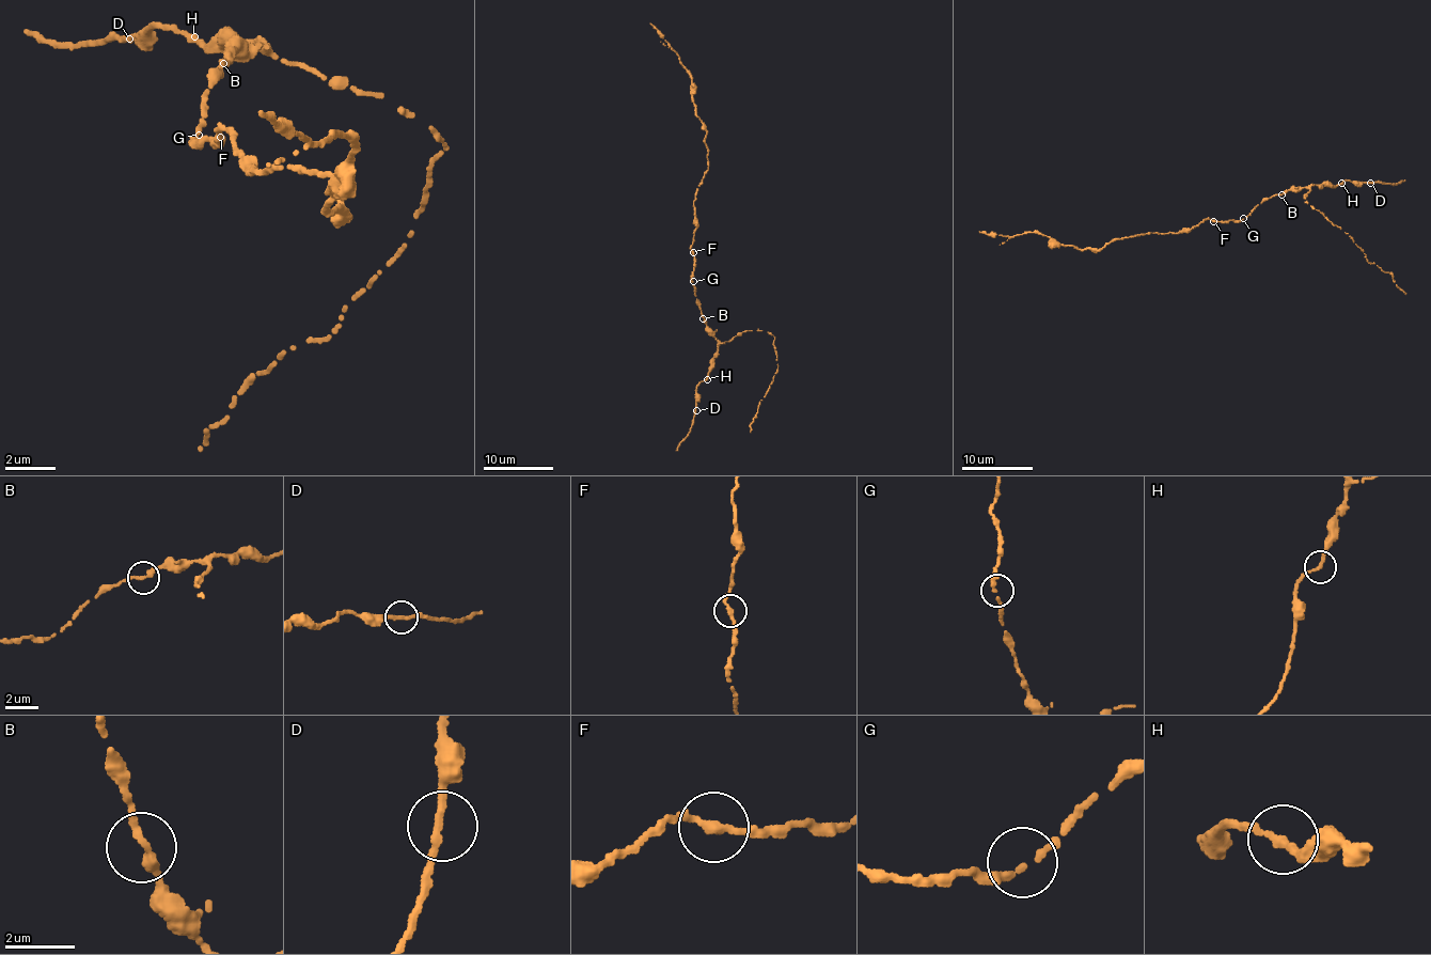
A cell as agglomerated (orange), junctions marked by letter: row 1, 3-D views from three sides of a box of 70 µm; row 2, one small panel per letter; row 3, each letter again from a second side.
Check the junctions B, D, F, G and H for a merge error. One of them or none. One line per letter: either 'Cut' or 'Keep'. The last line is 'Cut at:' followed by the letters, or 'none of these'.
B: Keep
D: Keep
F: Keep
G: Keep
H: Keep
Cut at: none of these

